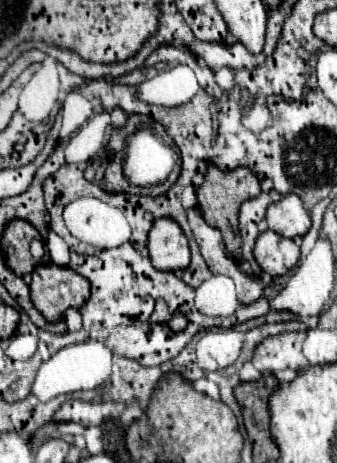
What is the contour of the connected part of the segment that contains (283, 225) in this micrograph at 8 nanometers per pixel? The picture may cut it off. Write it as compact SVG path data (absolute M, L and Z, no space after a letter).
M295 194L283 196L279 202L273 202L267 208L265 220L273 232L277 232L285 238L305 236L307 230L311 228L309 212L303 208L301 198Z

